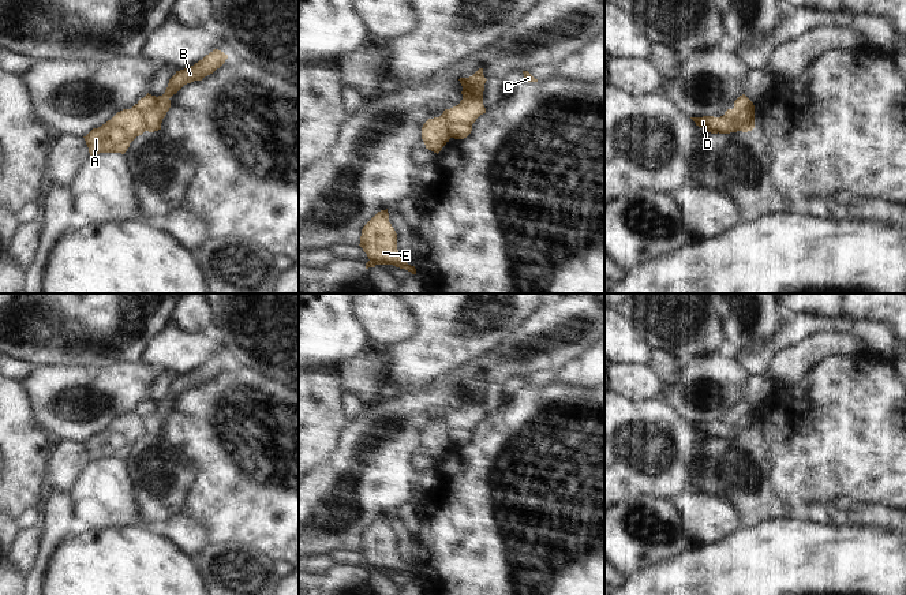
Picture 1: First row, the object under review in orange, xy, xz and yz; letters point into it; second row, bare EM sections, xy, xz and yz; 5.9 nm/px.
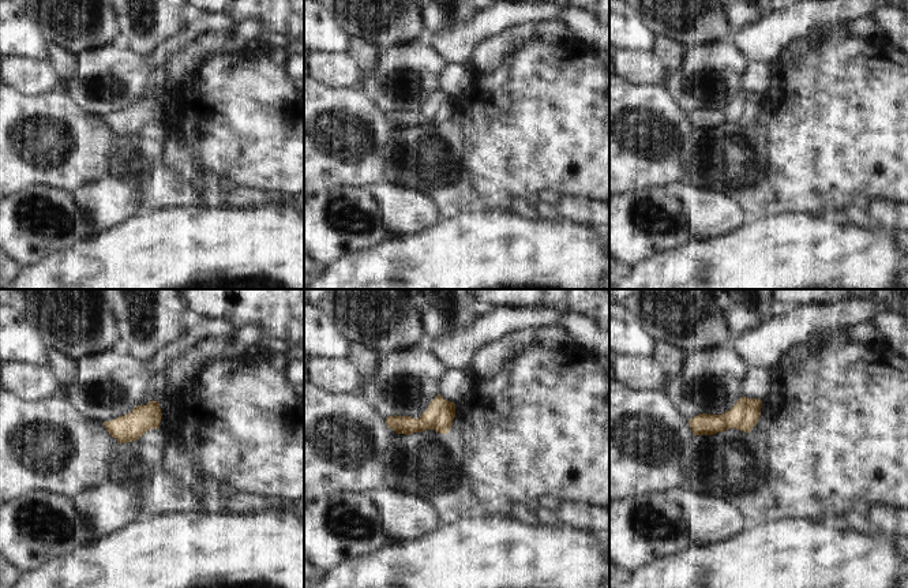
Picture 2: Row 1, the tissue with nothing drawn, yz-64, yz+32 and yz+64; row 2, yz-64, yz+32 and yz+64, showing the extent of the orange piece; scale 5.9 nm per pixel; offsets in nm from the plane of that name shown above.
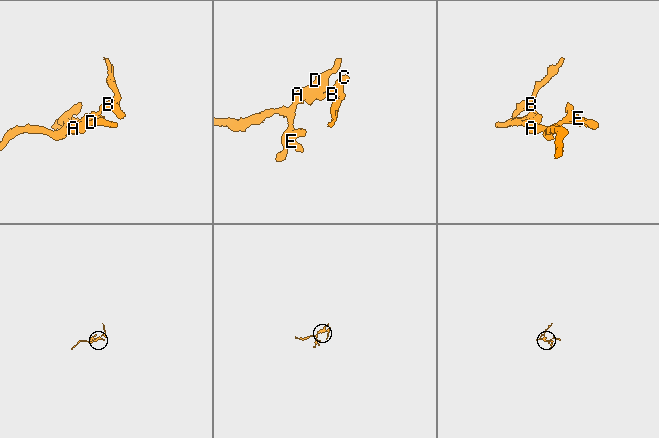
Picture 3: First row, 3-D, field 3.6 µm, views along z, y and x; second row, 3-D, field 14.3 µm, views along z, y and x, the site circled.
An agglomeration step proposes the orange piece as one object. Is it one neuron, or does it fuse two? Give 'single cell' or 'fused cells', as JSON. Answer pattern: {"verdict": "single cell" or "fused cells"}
{"verdict": "fused cells"}

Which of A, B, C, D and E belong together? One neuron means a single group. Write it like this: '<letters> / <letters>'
A D E / B C

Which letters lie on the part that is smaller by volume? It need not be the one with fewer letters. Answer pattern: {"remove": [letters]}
{"remove": ["B", "C"]}

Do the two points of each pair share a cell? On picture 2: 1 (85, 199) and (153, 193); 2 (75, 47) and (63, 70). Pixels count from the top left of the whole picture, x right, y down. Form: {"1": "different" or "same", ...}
{"1": "different", "2": "different"}

